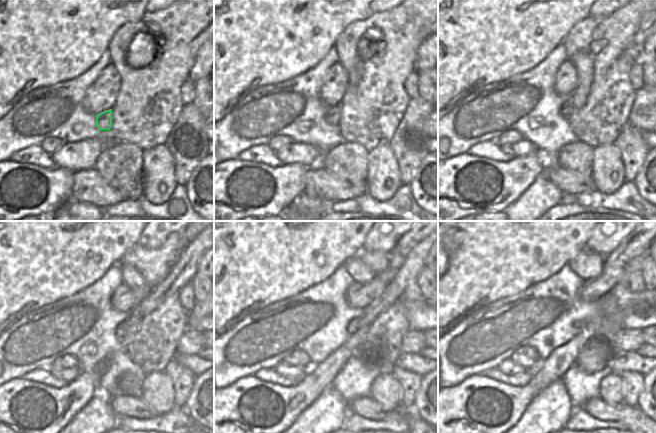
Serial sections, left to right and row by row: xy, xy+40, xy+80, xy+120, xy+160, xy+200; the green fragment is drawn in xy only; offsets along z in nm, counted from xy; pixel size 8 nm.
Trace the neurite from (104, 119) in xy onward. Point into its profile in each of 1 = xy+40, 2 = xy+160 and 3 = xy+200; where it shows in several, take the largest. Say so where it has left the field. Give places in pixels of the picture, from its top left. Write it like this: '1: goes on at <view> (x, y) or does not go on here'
1: goes on at xy+40 (332, 116)
2: goes on at xy+160 (414, 262)
3: goes on at xy+200 (588, 265)

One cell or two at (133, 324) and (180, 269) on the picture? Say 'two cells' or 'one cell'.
one cell

